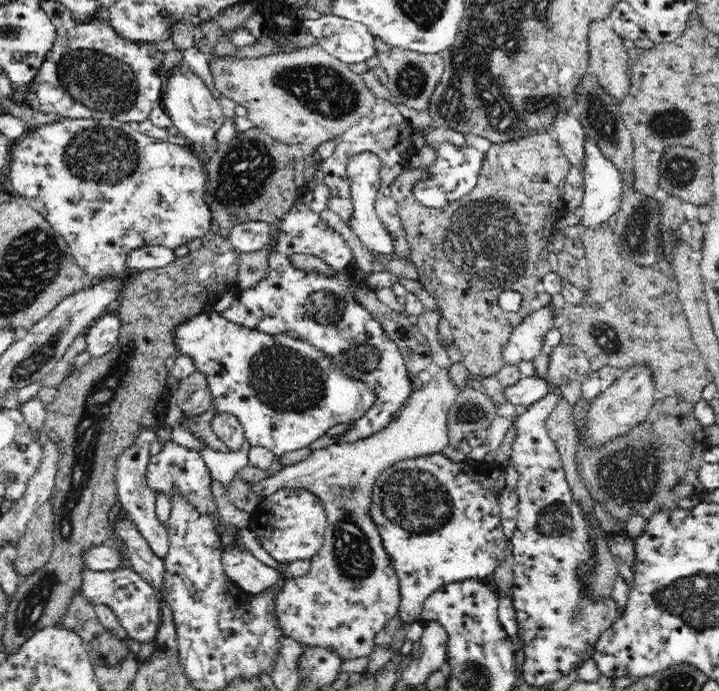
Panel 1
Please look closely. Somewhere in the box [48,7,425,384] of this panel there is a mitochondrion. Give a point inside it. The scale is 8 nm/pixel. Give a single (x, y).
(100, 80)

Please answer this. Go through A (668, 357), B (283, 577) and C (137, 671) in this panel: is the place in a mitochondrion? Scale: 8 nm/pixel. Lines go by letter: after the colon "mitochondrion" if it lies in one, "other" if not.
A: other
B: other
C: other

